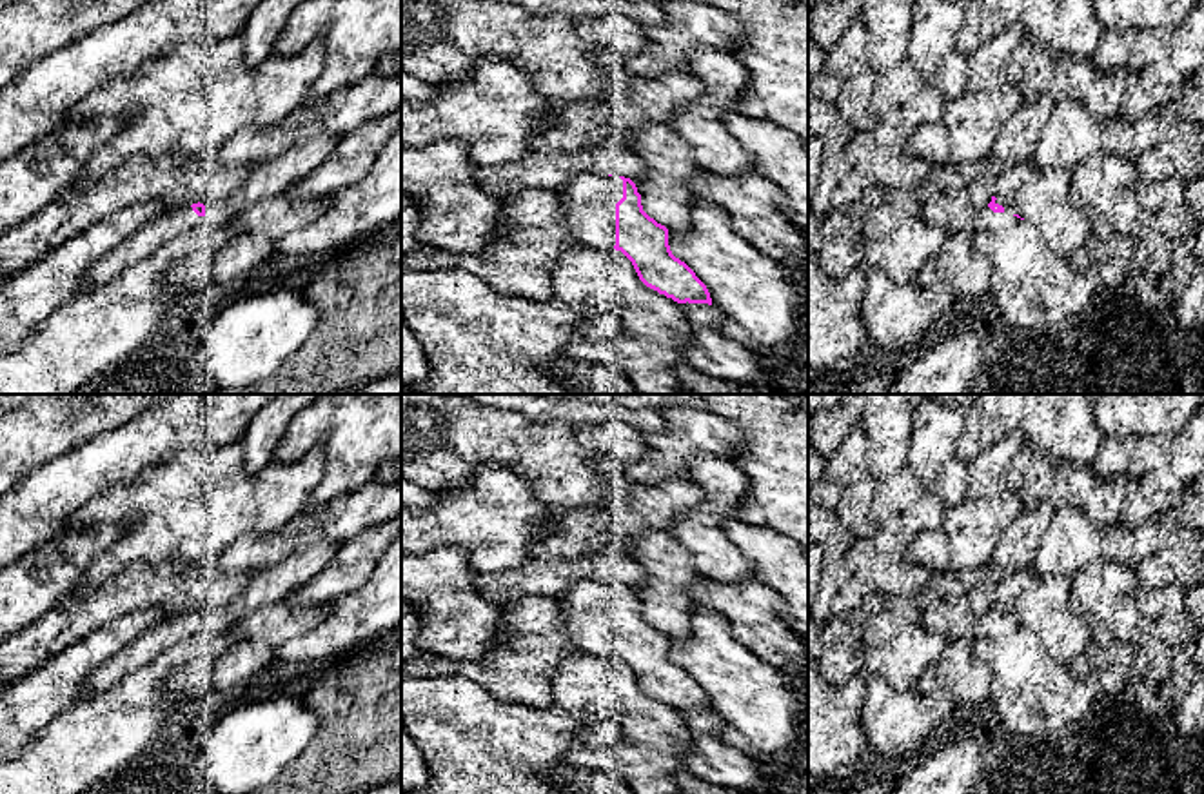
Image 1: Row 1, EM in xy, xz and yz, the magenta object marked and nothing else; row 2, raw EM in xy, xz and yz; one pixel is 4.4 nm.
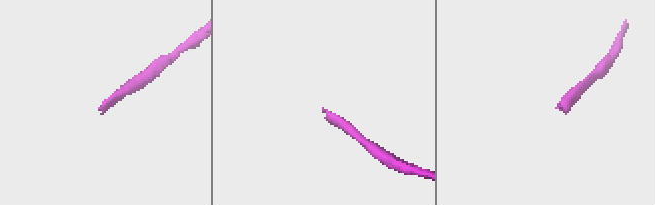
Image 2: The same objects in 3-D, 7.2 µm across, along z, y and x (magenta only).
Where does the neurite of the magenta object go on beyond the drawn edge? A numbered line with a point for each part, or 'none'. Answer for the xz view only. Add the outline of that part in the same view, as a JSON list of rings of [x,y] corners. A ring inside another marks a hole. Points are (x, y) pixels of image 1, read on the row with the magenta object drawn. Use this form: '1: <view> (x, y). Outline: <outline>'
1: xz (589, 200). Outline: [[[576,173],[558,193],[565,223],[577,243],[612,251],[616,245],[616,203],[623,198],[623,180],[596,173]]]

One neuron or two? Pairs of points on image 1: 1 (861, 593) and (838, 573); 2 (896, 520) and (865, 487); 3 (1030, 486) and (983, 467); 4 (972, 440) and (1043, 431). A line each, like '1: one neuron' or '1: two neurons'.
1: two neurons
2: two neurons
3: two neurons
4: one neuron

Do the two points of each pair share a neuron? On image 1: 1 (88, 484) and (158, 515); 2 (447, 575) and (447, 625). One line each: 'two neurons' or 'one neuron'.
1: two neurons
2: one neuron

